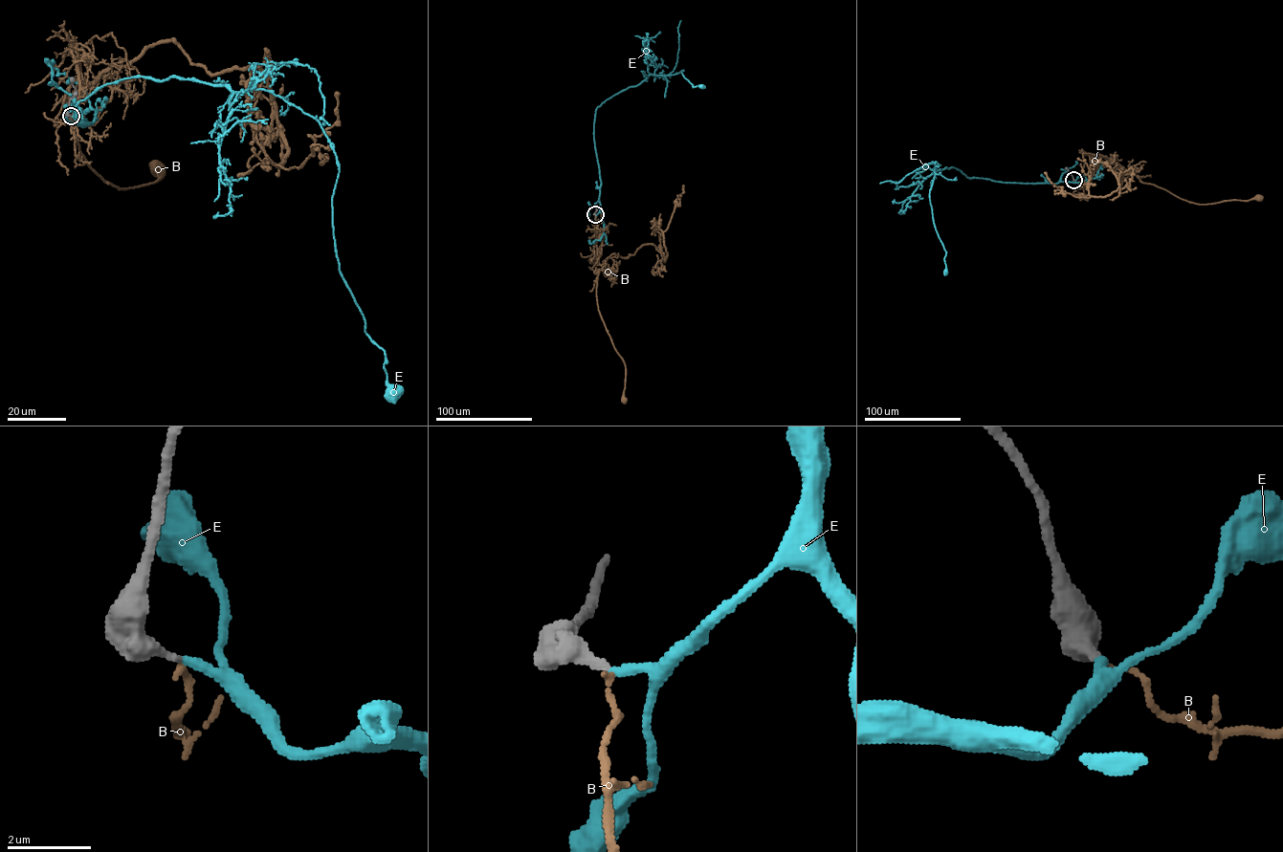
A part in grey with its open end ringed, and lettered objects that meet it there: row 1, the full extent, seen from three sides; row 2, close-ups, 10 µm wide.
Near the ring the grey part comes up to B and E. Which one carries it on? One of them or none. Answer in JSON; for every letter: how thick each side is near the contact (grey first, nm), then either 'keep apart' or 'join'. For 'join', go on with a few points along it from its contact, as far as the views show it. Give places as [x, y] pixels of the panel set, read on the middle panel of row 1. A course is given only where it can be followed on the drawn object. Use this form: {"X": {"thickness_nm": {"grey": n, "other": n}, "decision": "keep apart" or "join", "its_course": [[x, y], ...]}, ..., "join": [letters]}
{"B": {"thickness_nm": {"grey": 280, "other": 130}, "decision": "keep apart"}, "E": {"thickness_nm": {"grey": 280, "other": 220}, "decision": "join", "its_course": [[595, 214], [601, 184], [595, 109], [650, 75], [684, 70], [693, 87], [702, 86]]}, "join": ["E"]}

